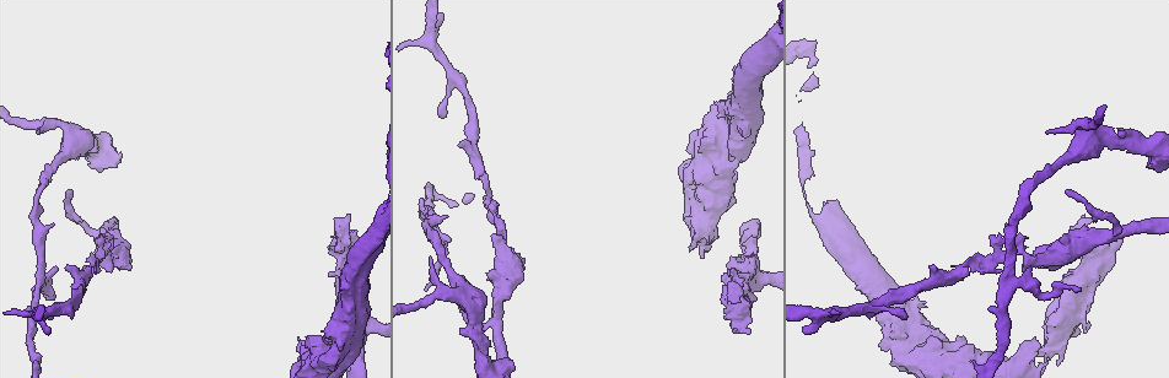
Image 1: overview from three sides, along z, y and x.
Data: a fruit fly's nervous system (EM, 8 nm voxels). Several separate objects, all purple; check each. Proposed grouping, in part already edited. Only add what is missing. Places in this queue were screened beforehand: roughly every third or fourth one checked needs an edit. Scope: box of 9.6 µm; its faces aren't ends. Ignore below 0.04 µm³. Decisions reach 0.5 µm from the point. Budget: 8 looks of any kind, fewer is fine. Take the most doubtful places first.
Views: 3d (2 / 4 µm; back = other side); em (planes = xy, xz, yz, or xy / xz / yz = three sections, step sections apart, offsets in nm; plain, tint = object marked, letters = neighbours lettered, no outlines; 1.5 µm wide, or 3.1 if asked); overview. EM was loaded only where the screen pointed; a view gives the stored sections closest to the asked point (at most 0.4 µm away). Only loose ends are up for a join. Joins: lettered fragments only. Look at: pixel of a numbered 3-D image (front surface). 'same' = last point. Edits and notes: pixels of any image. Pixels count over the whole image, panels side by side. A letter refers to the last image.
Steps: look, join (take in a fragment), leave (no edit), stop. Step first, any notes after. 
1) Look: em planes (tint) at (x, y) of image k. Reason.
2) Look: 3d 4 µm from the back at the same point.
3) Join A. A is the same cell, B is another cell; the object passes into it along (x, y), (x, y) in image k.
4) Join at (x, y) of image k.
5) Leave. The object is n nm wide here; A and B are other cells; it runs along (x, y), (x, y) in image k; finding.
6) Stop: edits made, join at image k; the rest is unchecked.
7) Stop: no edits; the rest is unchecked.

Look: em xz step 4 (letters) at (39, 132) of image 1. Branch stops here.

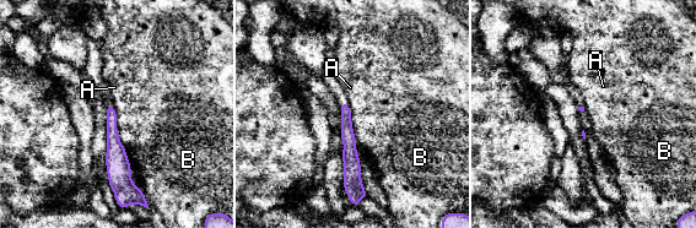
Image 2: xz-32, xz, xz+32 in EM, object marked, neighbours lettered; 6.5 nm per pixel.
Leave. The longest contact is with B, 400 nm; A and B are other cells; none of them fits.

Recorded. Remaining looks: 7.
Look: em planes (letters) at (1084, 333) of image 1. Branch stops here.

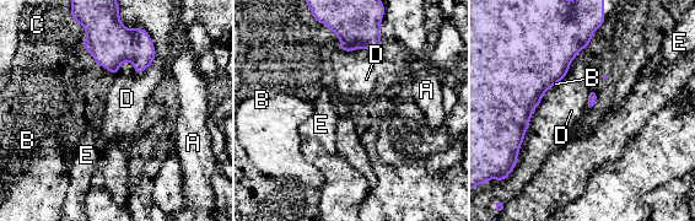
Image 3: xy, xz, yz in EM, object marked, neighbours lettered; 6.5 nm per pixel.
Leave. A, B, C, D and E are other cells; a border runs along (146, 31), (155, 59), (116, 75) in image 3; none of them fits.

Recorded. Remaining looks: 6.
Look: em planes (letters) at (450, 240) of image 1. Branch stops here.

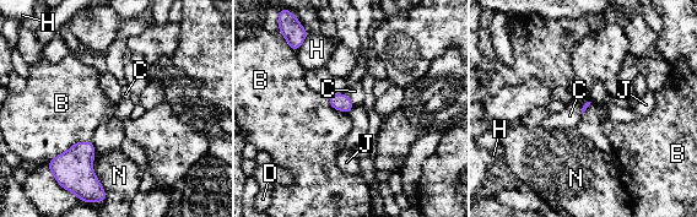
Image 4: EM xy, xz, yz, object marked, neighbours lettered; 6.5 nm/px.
Leave. B, C, D, H, J and N are other cells; a border runs along (346, 95), (354, 104) in image 4; none of them fits.

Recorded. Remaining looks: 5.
Stop: no edits; the rest is unchecked.

